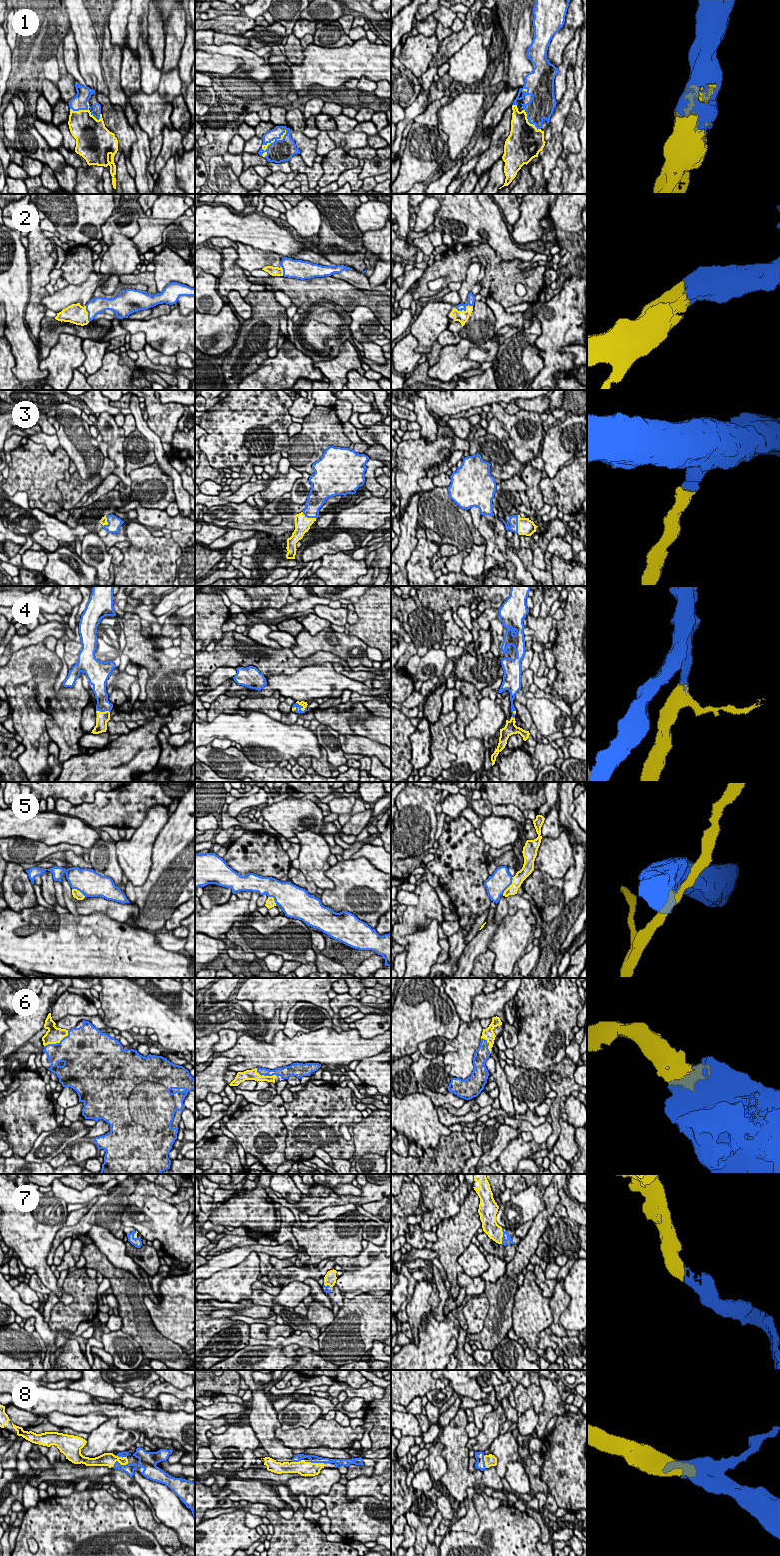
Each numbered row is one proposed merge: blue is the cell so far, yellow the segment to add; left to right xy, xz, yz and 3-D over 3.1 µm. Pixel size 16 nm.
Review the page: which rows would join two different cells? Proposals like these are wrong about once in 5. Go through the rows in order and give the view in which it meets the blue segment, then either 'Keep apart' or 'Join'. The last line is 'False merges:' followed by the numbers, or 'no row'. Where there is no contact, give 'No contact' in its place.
1: Touches blue in xy. Join
2: Touches blue in yz. Join
3: Touches blue in yz. Join
4: Touches blue in xy. Join
5: Touches blue in yz. Keep apart
6: Touches blue in xy. Join
7: Touches blue in yz. Join
8: Touches blue in xy. Join
False merges: 5

